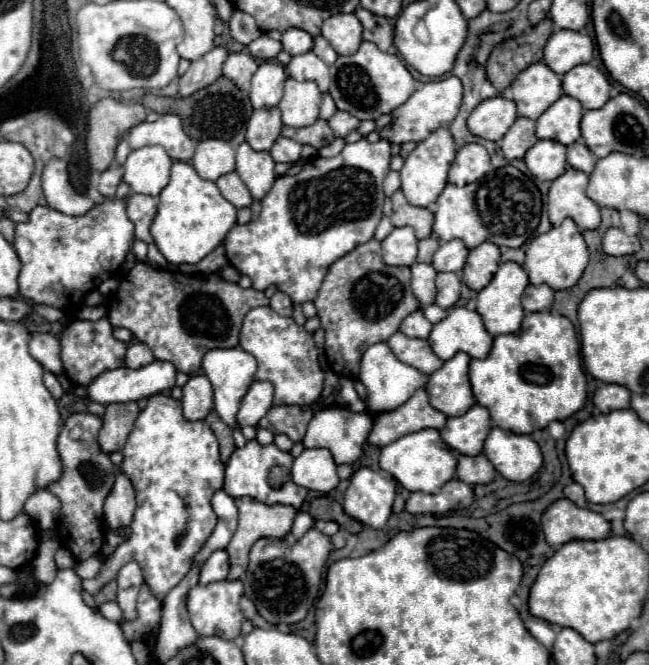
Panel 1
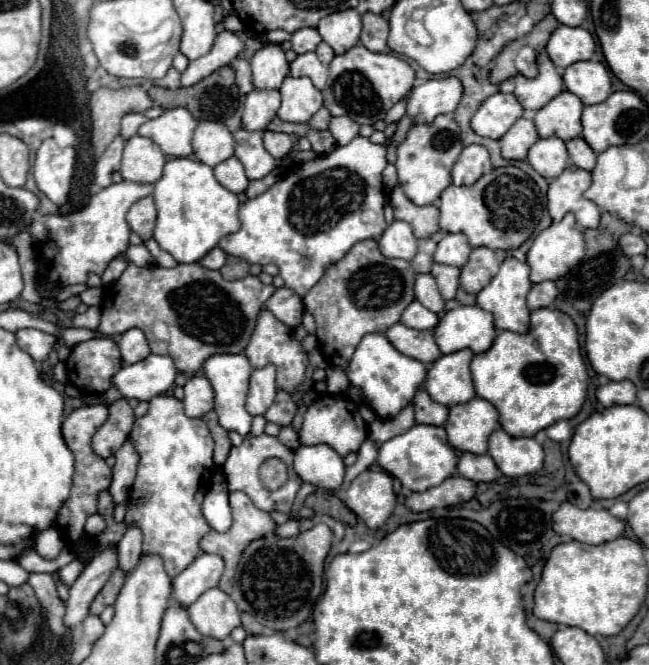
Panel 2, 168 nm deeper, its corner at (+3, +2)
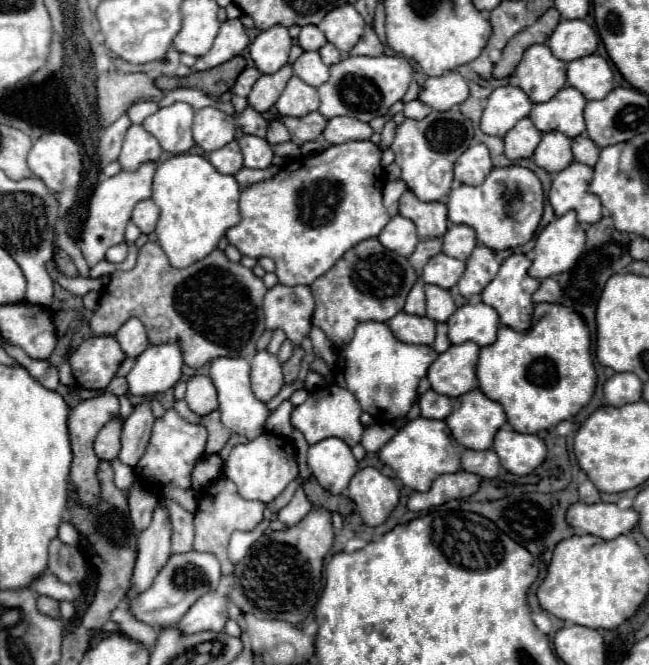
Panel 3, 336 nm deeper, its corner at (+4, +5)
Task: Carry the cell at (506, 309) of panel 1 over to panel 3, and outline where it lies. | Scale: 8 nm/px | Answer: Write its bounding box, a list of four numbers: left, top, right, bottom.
[481,252,539,332]

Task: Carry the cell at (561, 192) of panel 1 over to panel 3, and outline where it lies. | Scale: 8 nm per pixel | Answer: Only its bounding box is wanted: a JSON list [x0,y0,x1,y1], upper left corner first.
[549,162,603,224]

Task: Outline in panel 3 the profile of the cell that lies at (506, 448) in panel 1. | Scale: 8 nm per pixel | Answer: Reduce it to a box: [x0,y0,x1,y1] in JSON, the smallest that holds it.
[493,426,547,474]

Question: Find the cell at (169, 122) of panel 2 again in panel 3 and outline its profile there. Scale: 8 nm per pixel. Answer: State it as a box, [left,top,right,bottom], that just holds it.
[143,102,195,154]

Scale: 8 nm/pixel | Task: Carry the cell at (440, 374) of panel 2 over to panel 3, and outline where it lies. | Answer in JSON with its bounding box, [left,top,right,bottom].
[427,342,479,398]

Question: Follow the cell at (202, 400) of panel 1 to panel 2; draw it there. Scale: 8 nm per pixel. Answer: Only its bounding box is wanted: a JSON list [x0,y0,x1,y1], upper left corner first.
[184,375,214,417]

